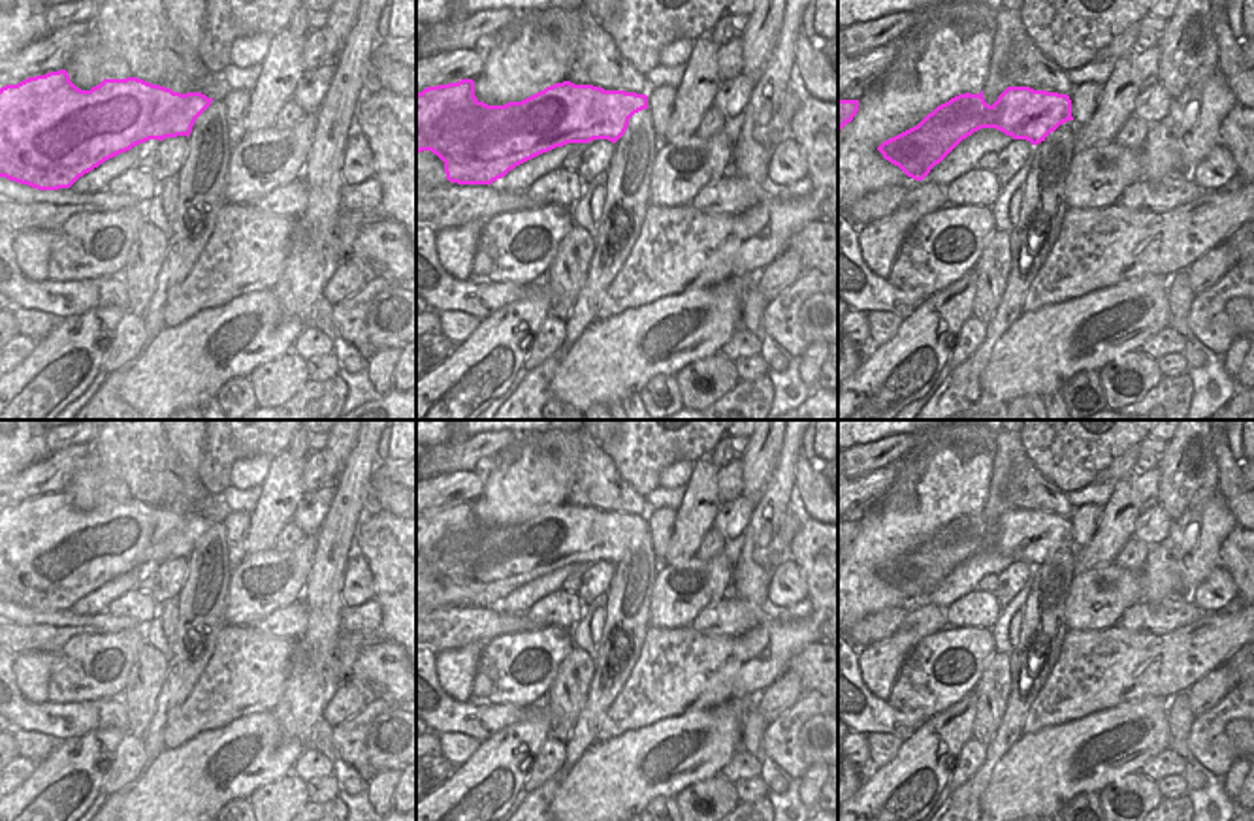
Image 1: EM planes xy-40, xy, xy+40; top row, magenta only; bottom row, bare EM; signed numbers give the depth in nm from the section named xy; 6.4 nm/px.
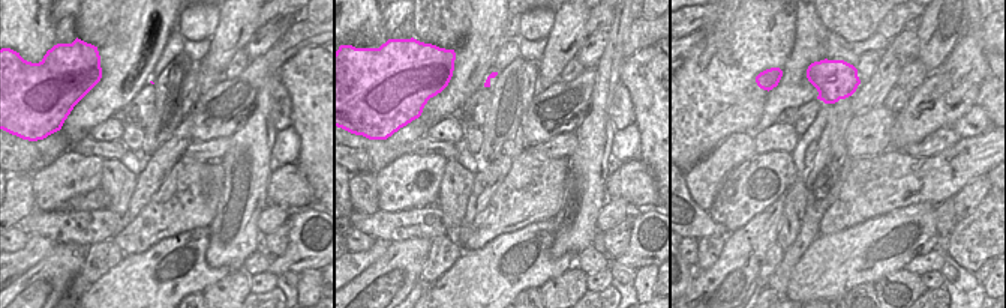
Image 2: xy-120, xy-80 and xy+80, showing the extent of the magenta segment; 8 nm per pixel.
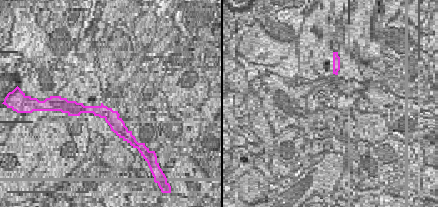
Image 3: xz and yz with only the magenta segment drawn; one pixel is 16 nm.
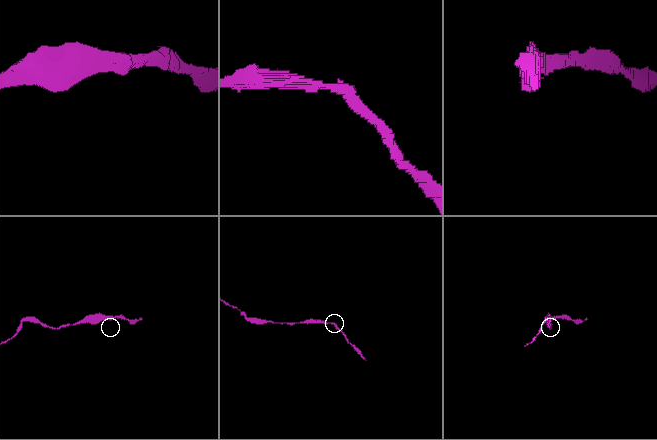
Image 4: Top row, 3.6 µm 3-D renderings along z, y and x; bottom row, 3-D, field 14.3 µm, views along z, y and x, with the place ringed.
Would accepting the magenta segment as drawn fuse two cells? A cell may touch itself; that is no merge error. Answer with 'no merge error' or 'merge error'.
no merge error

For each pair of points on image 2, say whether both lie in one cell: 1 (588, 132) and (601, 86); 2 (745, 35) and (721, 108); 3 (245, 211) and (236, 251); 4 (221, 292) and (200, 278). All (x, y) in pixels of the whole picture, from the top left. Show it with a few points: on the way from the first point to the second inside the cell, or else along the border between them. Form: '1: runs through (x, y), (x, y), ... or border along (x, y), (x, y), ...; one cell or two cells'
1: runs through (597, 120), (601, 98); one cell
2: runs through (733, 53), (721, 72), (721, 90); one cell
3: runs through (236, 221), (236, 241); one cell
4: border along (231, 272), (212, 283), (203, 292); two cells

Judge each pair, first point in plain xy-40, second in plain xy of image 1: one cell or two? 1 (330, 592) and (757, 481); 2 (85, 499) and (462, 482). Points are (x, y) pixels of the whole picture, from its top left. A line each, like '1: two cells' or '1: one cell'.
1: two cells
2: two cells

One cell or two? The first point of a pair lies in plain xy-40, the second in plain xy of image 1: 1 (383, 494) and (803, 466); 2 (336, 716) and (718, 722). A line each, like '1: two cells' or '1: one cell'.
1: one cell
2: two cells

